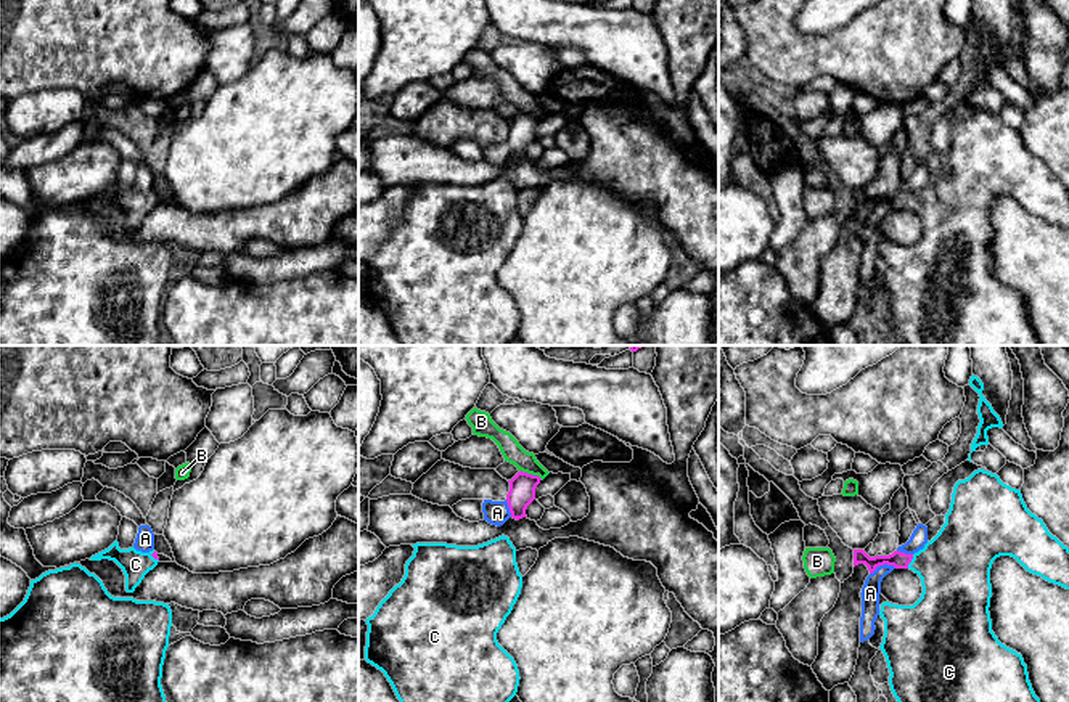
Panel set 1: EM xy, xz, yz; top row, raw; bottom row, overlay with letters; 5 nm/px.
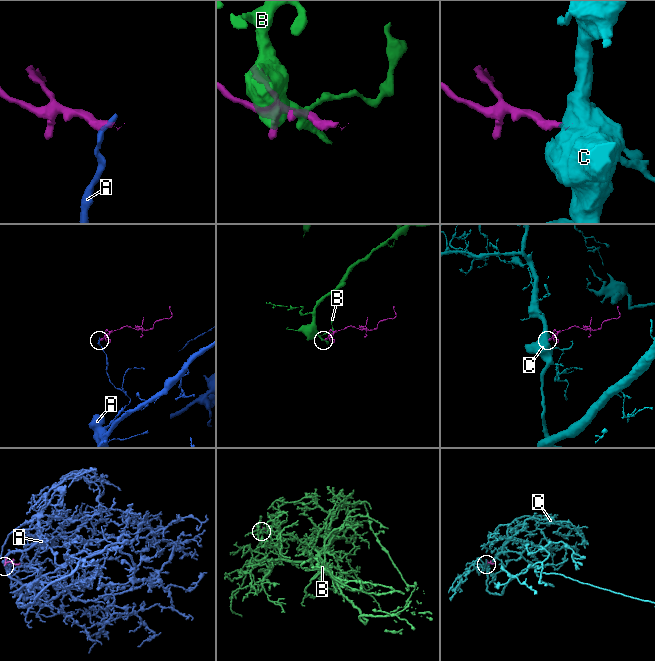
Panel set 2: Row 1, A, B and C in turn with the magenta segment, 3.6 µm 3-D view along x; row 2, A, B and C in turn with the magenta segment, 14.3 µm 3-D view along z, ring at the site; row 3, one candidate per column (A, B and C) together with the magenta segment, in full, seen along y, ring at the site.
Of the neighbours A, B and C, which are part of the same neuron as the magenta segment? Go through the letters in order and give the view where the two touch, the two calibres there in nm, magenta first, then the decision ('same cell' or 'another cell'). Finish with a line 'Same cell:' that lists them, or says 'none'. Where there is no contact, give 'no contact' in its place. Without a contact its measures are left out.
A: yz | 80/100 nm | another cell
B: xz | 130/100 nm | another cell
C: yz | 80/360 nm | same cell
Same cell: C

